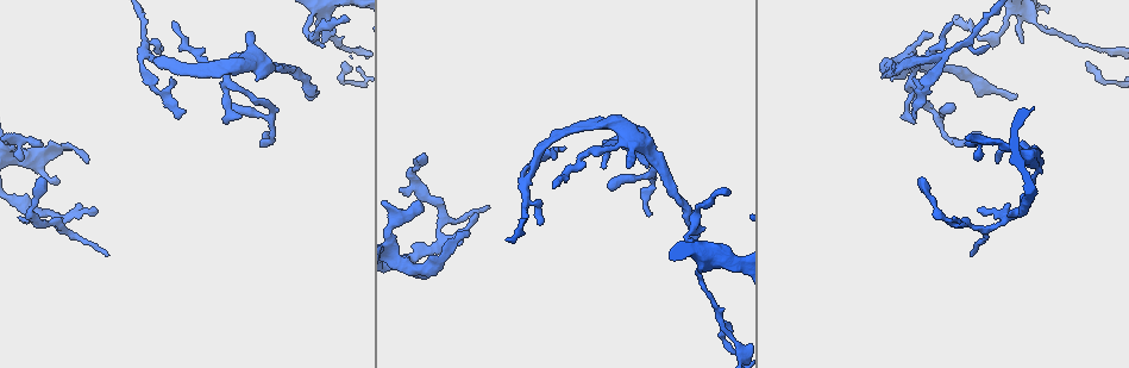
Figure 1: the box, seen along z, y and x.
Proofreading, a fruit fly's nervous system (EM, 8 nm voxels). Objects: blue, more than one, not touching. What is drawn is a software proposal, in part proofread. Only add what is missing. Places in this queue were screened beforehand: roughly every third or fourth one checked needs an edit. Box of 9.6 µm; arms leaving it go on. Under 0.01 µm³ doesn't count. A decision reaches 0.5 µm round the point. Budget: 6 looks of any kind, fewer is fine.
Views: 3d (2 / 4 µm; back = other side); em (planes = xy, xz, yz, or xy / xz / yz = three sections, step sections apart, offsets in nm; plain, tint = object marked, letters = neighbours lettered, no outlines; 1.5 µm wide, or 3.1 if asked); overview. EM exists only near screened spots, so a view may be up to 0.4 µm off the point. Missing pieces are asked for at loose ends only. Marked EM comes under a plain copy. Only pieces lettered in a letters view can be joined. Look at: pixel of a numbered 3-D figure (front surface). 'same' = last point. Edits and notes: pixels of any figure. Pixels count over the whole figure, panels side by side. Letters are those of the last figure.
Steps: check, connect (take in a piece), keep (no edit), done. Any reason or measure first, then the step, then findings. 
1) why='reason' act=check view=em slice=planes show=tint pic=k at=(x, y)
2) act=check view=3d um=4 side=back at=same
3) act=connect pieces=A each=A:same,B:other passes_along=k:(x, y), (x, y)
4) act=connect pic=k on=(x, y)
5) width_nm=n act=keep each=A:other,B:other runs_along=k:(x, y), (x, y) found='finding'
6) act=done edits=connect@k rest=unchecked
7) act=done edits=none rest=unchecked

why='an open end' act=check view=em slice=planes show=letters pic=1 at=(998, 159)

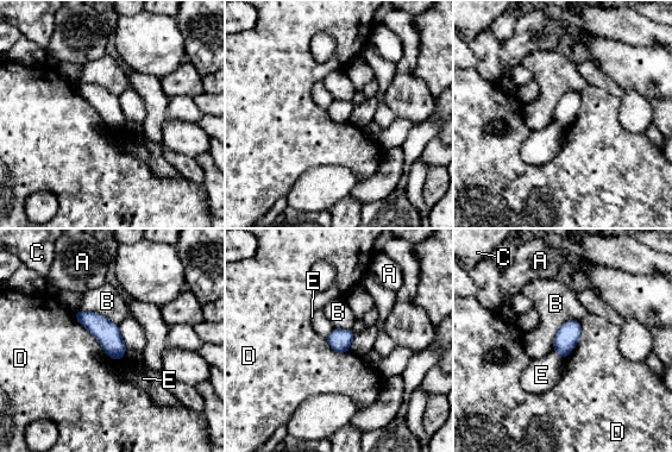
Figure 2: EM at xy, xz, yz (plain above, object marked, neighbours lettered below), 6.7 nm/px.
act=keep each=A:other,B:other,C:other,D:other,E:other border=2:(74, 313), (108, 356), (123, 358) found='no lettered piece goes on from it'

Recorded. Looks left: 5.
act=check view=3d um=4 pic=1 at=(486, 207)

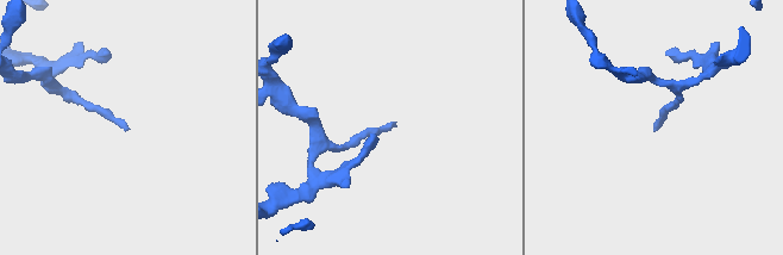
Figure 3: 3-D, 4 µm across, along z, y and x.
why='shape alone is not enough' act=check view=em slice=xz step=4 show=tint pic=3 at=(390, 122)

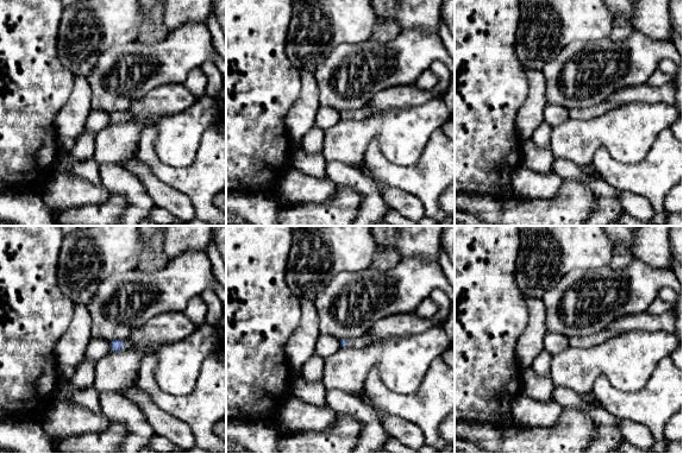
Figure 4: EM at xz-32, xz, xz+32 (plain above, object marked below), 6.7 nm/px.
why='another direction' act=check view=em slice=yz step=4 show=letters at=same

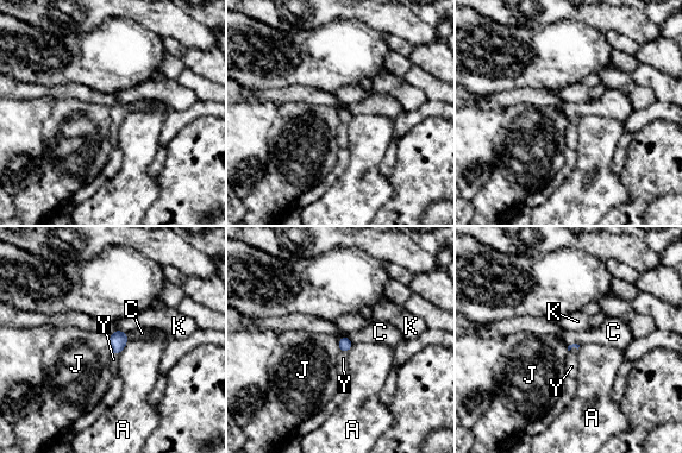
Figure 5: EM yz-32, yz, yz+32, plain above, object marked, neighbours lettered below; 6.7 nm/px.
act=connect pic=5 on=(113, 359) each=A:other,C:other,J:other,K:other,Y:same passes_along=5:(118, 339), (114, 353), (113, 359) found='the neuron continues'

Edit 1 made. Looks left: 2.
act=check view=overview

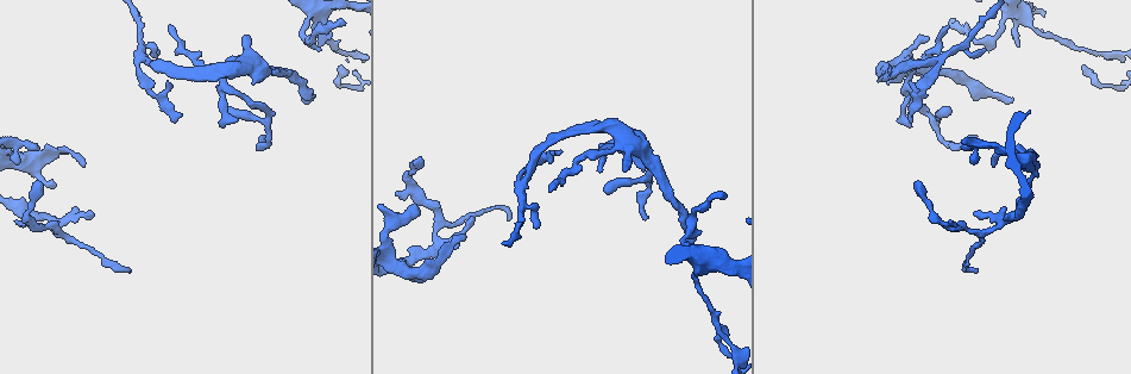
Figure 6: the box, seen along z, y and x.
why='tapers out' act=check view=em slice=planes show=letters pic=6 at=(343, 25)

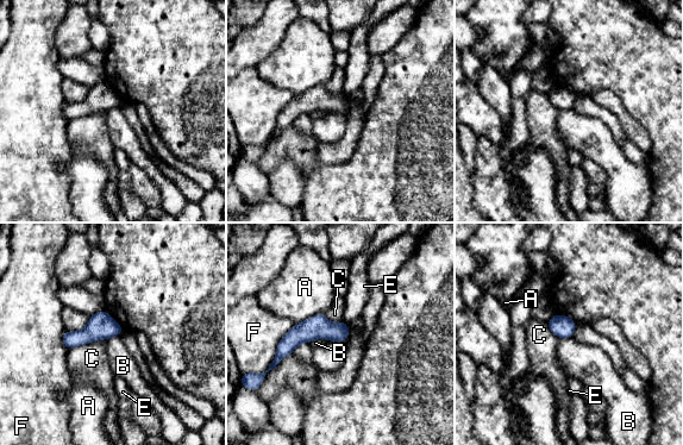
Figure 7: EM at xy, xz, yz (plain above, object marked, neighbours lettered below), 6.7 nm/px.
act=keep each=A:other,B:other,C:other,E:other,F:other border=7:(331, 340), (312, 339), (308, 342) found='none of them fits'

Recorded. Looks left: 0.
act=done edits=connect@5 rest=unchecked

